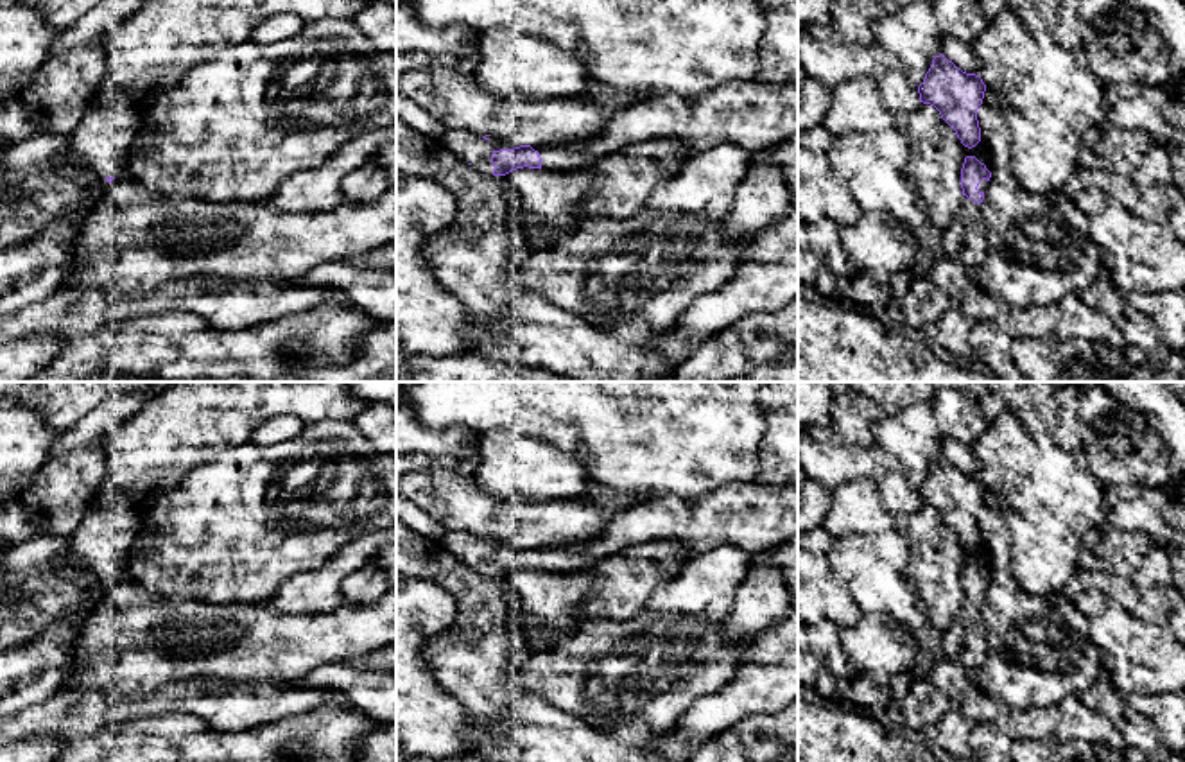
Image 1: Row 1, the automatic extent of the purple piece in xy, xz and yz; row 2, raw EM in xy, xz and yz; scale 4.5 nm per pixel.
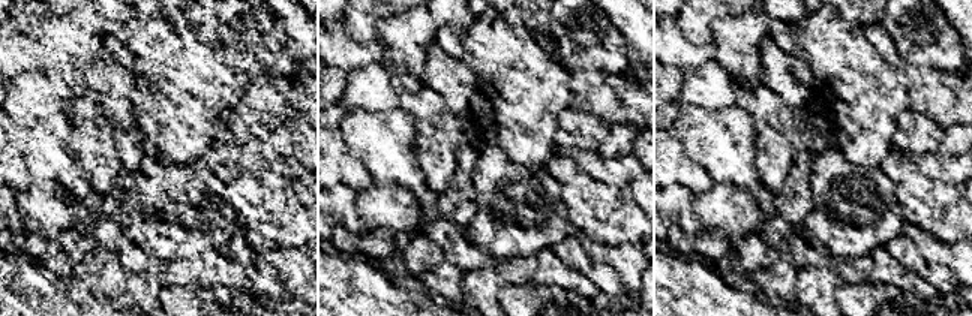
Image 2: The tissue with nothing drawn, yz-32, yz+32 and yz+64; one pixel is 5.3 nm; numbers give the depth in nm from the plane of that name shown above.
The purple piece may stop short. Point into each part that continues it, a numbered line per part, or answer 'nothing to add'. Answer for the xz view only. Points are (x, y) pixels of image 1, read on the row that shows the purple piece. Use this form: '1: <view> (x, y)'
1: xz (470, 147)

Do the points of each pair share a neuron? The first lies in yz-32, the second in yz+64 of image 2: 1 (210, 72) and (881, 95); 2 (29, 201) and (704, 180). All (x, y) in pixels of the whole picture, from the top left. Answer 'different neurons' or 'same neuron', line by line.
1: same neuron
2: different neurons

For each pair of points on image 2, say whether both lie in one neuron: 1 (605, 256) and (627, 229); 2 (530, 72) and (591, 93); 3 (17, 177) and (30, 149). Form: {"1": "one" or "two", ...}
{"1": "two", "2": "two", "3": "two"}

